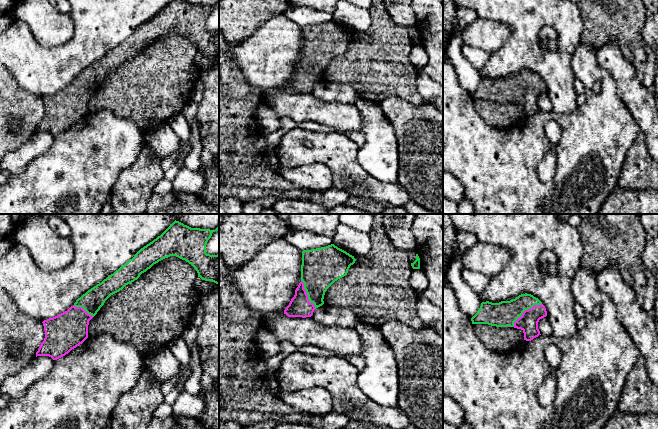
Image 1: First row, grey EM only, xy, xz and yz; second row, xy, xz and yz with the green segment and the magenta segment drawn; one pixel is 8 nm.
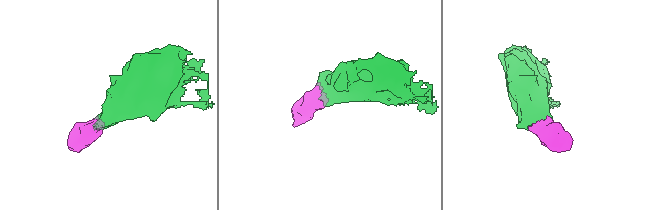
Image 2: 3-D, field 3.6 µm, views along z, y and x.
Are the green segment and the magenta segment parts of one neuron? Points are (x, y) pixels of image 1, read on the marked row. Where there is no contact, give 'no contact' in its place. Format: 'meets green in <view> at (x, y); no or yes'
meets green in yz at (525, 309); yes

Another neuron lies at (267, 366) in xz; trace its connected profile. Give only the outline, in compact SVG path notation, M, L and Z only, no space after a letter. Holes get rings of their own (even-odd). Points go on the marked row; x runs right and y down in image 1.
M289 341L280 342L280 353L276 356L263 358L256 366L256 372L259 375L273 375L275 374L282 361L291 353L295 351L300 351L304 354L308 355L319 355L319 356L334 356L336 355L334 352L316 347L314 345L305 345L303 347L296 347Z

